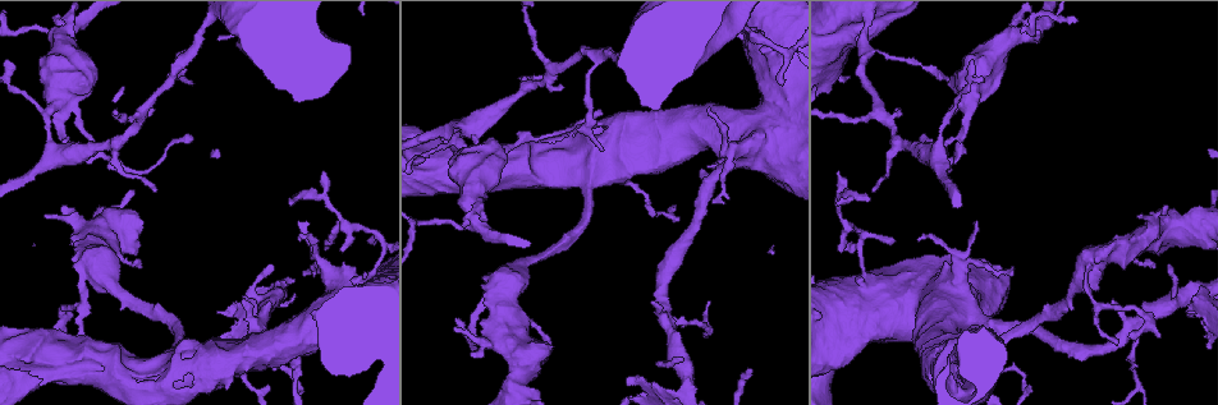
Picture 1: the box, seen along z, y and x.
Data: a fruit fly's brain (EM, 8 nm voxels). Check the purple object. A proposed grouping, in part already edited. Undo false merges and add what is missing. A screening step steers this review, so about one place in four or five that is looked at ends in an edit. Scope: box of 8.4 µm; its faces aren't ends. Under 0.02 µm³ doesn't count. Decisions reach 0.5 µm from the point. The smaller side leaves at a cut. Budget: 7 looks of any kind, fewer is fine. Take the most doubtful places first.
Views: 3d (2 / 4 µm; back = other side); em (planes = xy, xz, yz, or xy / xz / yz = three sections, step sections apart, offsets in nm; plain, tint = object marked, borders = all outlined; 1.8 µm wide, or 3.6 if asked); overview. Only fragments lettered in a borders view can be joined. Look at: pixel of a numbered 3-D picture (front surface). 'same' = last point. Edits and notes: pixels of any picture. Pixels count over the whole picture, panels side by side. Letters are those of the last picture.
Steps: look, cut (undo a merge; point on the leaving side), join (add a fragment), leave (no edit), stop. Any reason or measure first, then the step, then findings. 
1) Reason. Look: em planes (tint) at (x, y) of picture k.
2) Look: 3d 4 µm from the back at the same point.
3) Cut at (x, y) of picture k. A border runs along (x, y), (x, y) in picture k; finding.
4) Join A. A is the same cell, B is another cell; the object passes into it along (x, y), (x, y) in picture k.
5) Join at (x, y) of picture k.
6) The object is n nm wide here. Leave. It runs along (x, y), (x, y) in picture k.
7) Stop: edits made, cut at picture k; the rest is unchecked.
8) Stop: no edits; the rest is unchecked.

A narrow waist. Look: 3d 2 µm at (964, 116) of picture 1.

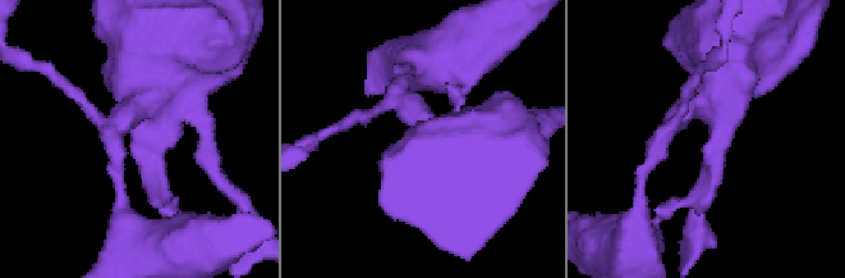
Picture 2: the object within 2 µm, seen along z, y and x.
3 arms meet here. Look: em 3.6 µm planes (tint) at (714, 134) of picture 2.

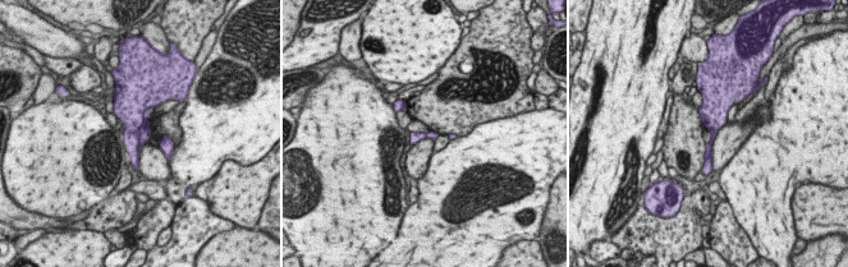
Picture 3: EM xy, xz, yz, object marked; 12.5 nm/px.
Look: em 3.6 µm planes (borders) at the same point.

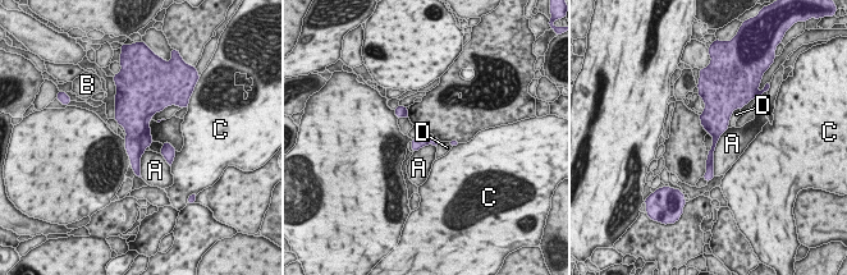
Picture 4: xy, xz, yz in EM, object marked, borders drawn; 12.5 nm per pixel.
The longest contact is with A, 650 nm. Cut at (146, 138) of picture 4. A, B, C and D are other cells; a border runs along (149, 127), (141, 134), (140, 155) in picture 4; a second neuron is stuck on.

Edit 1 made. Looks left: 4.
Look: overview.

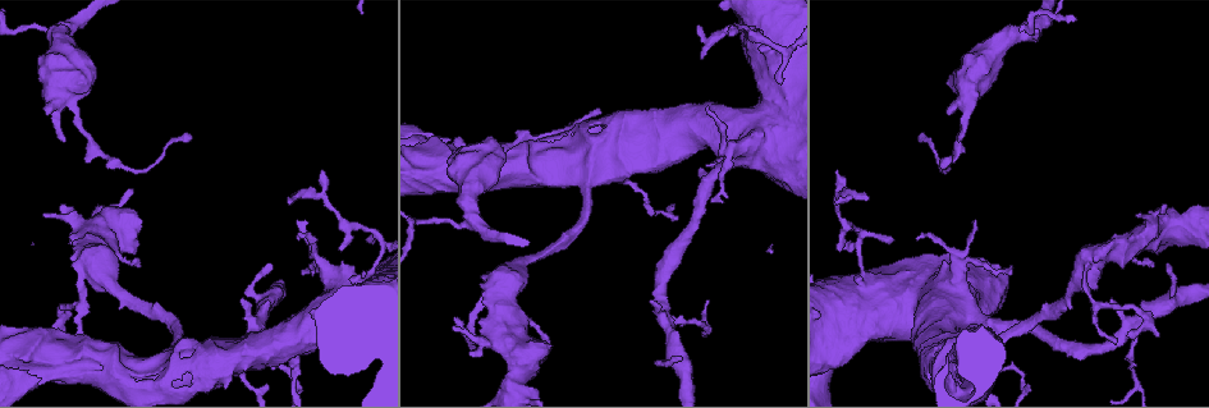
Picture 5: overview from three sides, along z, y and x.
Tapers out. Look: em yz step 4 (tint) at (834, 171) of picture 5.

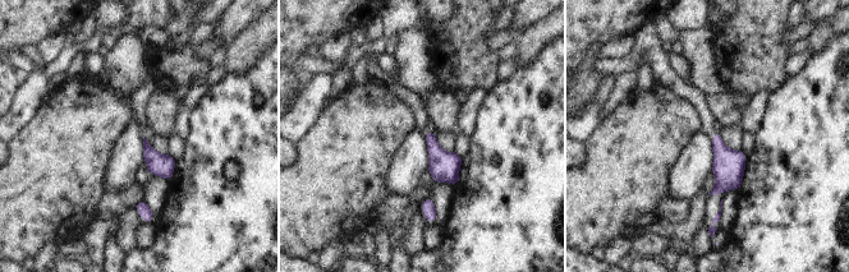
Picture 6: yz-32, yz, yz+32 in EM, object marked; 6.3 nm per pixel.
See the neighbours. Look: em yz step 4 (borders) at the same point.

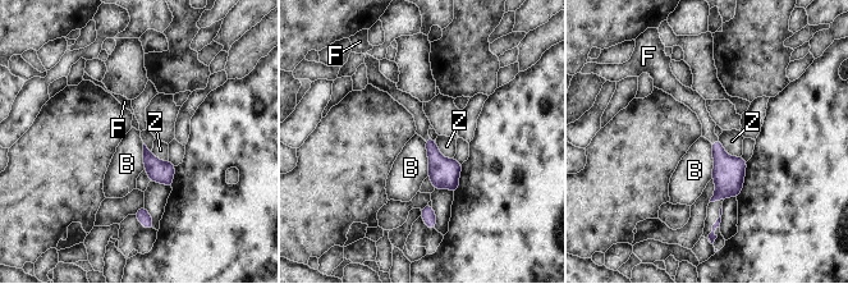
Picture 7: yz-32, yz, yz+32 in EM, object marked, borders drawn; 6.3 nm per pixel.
Join F. F is the same cell, B and Z are other cells; the object passes into it along (728, 174), (714, 142), (698, 106) in picture 7; it goes on there.

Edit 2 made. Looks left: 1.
An open end. Look: em xz step 16 (borders) at (188, 133) of picture 5.

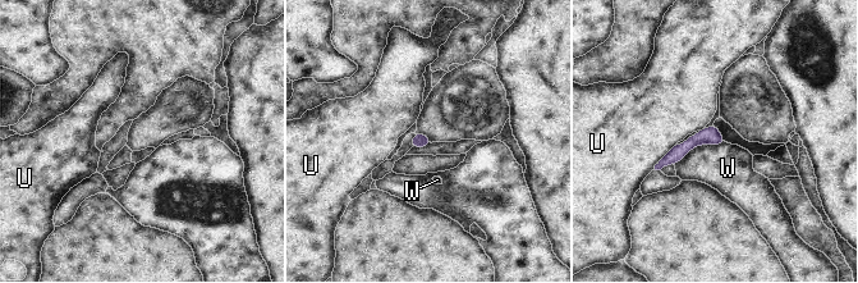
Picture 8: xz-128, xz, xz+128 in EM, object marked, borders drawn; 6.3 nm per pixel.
The object is 80 nm wide here. Leave. U and W are other cells; a border runs along (724, 141), (696, 145), (674, 164) in picture 8; no lettered fragment goes on from it.

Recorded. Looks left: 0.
Stop: edits made, cut at picture 4, join at picture 7; the rest is unchecked.

